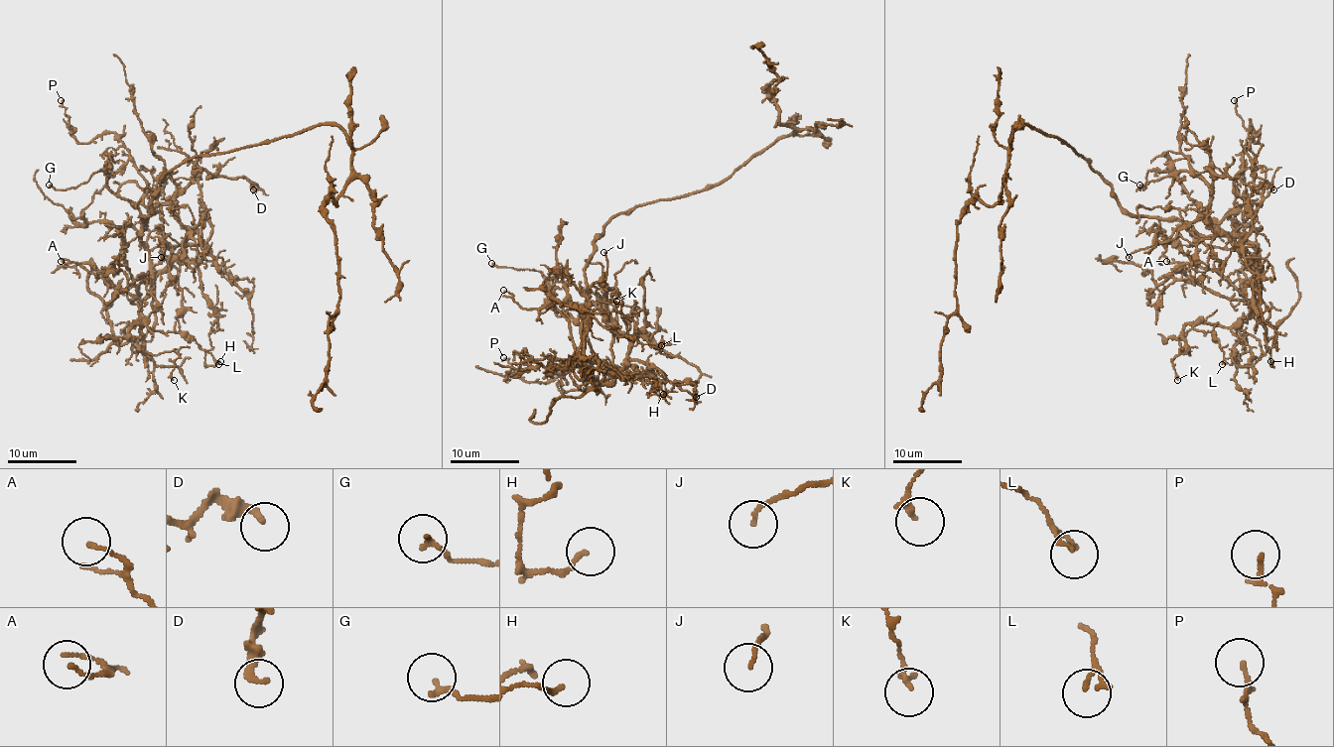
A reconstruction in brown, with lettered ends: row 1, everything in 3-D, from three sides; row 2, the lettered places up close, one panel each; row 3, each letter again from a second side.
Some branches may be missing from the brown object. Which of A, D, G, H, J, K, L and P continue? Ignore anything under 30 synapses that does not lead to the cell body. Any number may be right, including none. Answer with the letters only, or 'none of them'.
none of them

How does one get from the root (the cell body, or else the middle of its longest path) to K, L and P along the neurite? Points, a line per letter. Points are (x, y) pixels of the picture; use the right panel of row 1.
K: (1082, 157), (1129, 212), (1240, 235), (1257, 254), (1255, 310), (1231, 326), (1189, 322), (1177, 380)
L: (1082, 157), (1129, 212), (1240, 235), (1255, 250), (1255, 310), (1231, 326), (1194, 326), (1213, 333), (1222, 364)
P: (1082, 157), (1129, 212), (1187, 221), (1212, 236), (1236, 207), (1234, 178), (1255, 133), (1259, 143), (1234, 100)

